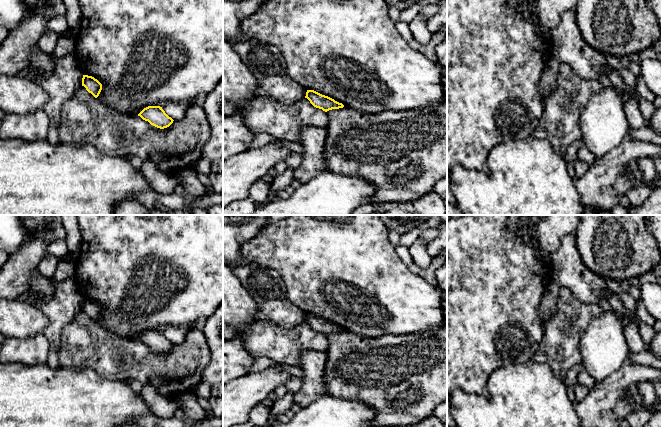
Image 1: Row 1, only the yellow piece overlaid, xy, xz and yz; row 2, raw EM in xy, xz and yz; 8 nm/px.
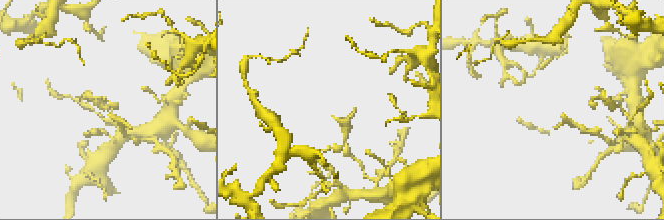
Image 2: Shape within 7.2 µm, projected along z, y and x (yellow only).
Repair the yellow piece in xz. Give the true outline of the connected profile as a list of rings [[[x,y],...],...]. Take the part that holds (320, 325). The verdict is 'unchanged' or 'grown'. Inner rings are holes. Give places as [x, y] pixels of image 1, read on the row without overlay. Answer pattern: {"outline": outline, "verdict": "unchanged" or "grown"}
{"outline": [[[307,314],[305,322],[307,322],[314,331],[322,333],[325,336],[344,331],[342,327],[314,314]]], "verdict": "unchanged"}

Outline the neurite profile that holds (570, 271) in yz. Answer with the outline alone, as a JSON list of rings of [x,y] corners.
[[[576,234],[564,235],[560,246],[550,256],[556,282],[569,288],[580,301],[598,304],[601,299],[616,297],[626,309],[637,314],[638,303],[630,296],[625,285],[592,272],[584,264],[576,246]]]

